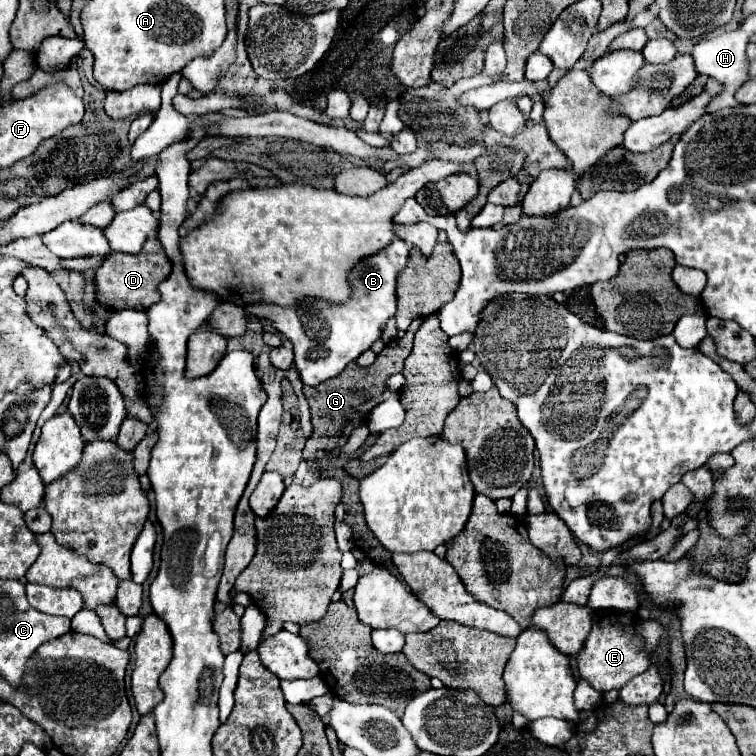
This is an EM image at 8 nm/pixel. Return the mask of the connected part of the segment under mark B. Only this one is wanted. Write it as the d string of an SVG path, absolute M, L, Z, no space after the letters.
M394 239L376 255L360 259L348 273L352 285L350 299L344 303L328 303L324 299L300 299L292 307L272 303L246 305L246 313L270 319L272 325L286 335L294 345L294 367L304 385L320 385L336 377L360 353L368 351L374 341L382 337L388 319L396 313L396 275L406 267L408 247L404 241Z

